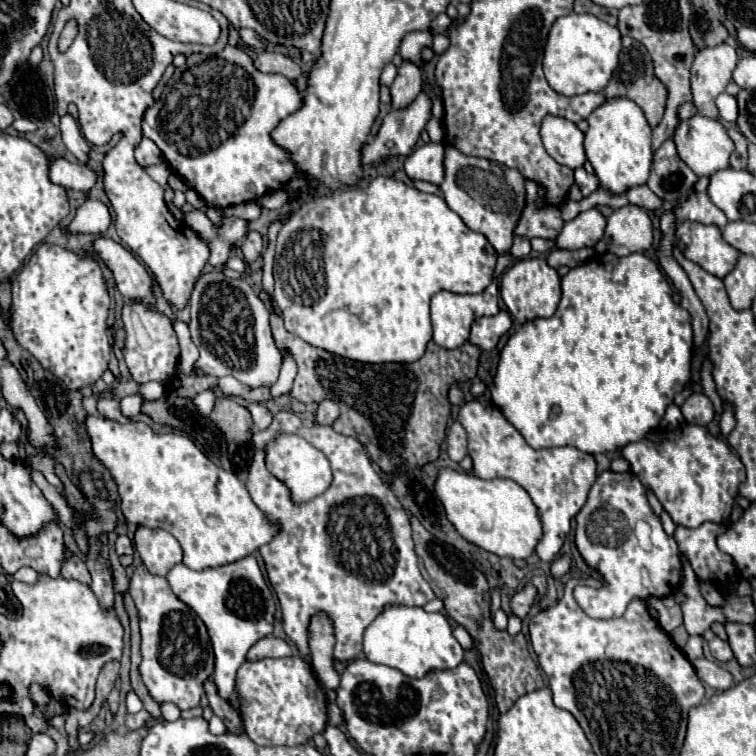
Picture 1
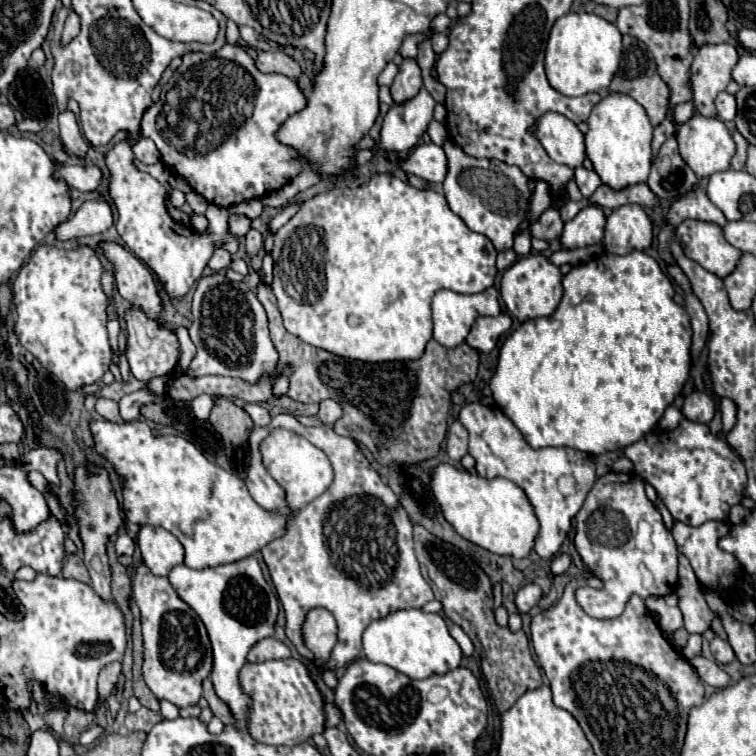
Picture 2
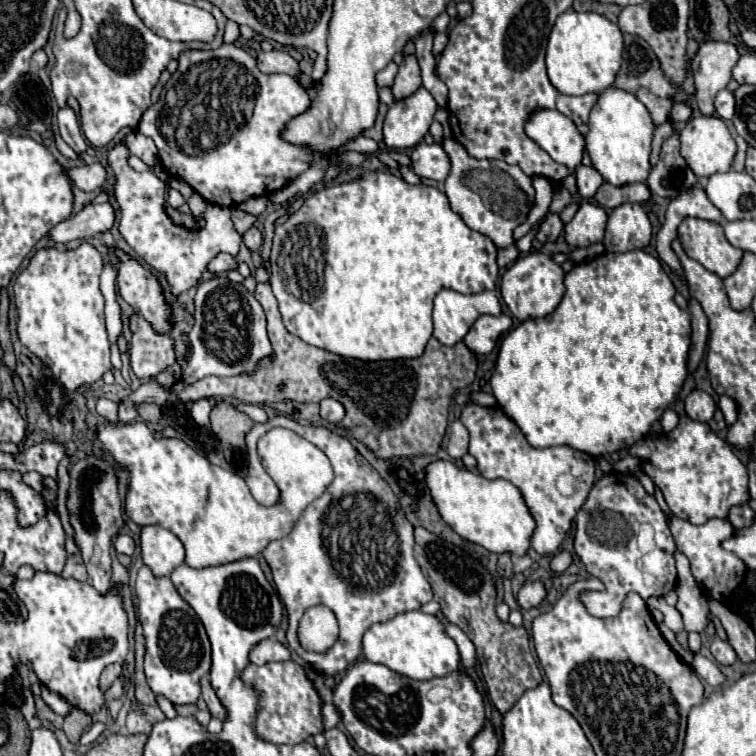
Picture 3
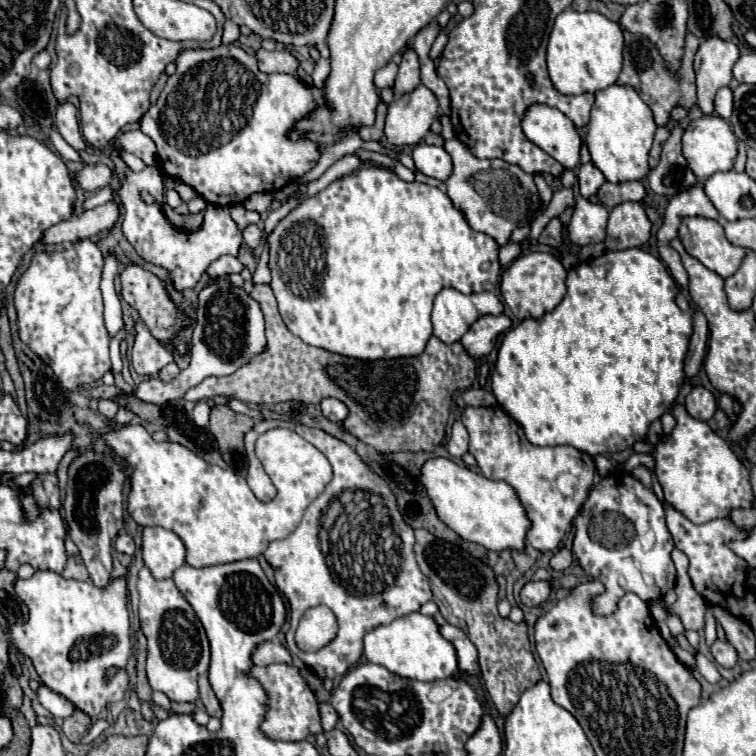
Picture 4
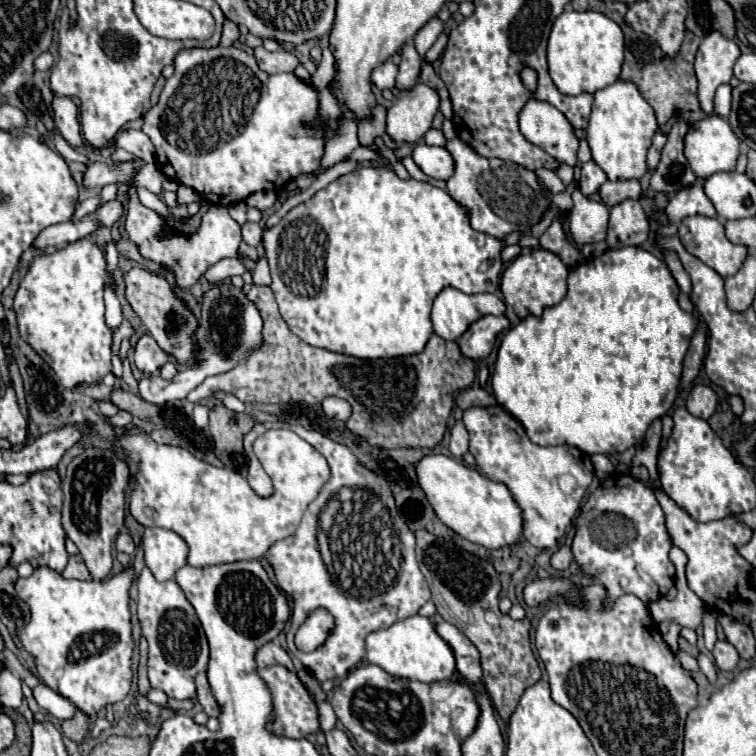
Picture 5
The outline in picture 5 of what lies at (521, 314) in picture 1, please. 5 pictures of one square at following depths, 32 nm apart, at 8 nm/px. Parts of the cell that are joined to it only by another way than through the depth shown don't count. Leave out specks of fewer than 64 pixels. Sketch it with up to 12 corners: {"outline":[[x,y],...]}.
{"outline":[[536,248],[506,266],[500,290],[520,318],[566,296],[568,266]]}

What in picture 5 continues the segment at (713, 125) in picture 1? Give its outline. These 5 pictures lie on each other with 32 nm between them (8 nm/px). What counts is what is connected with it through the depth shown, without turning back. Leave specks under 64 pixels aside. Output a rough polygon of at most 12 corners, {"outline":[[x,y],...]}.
{"outline":[[724,118],[696,120],[684,138],[694,174],[736,168],[740,140]]}

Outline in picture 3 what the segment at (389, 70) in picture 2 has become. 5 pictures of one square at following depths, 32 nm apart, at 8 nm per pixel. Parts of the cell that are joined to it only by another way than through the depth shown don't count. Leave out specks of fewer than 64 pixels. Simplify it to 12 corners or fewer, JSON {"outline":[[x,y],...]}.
{"outline":[[390,62],[376,74],[378,88],[392,86],[398,66]]}

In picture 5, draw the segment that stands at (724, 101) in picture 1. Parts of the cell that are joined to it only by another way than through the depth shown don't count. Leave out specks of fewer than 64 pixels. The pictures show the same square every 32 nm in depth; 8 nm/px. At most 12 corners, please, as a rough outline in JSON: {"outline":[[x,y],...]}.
{"outline":[[730,84],[716,90],[714,112],[722,118],[730,114]]}

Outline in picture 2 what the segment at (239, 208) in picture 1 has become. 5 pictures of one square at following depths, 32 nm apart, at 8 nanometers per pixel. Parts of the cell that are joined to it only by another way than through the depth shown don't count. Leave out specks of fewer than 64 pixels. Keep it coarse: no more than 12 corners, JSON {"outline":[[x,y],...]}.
{"outline":[[260,198],[230,206],[230,212],[258,218],[264,210]]}

